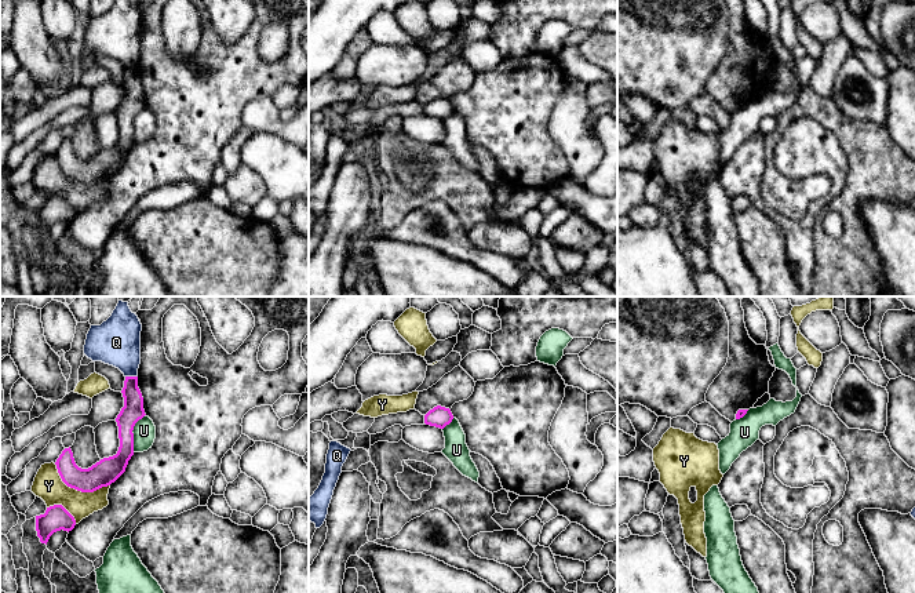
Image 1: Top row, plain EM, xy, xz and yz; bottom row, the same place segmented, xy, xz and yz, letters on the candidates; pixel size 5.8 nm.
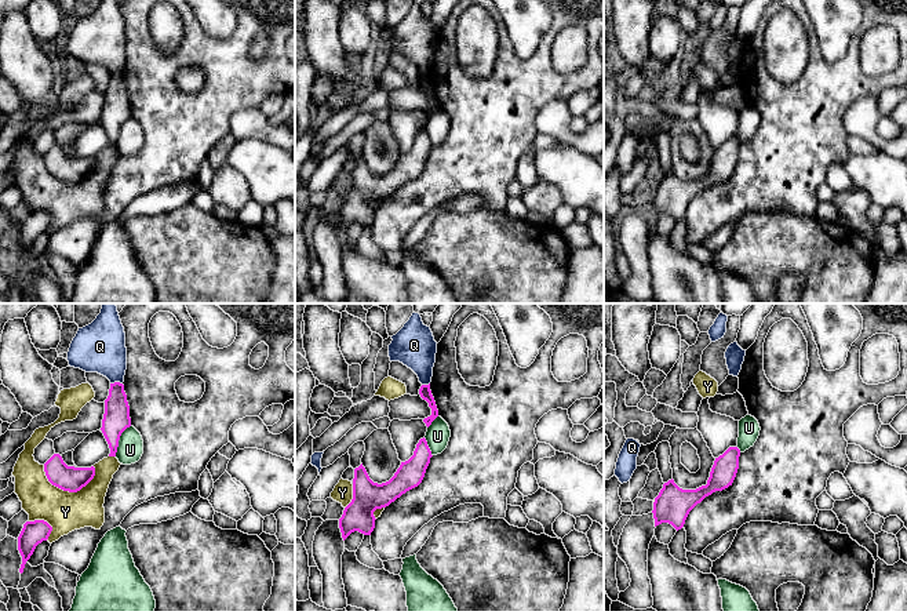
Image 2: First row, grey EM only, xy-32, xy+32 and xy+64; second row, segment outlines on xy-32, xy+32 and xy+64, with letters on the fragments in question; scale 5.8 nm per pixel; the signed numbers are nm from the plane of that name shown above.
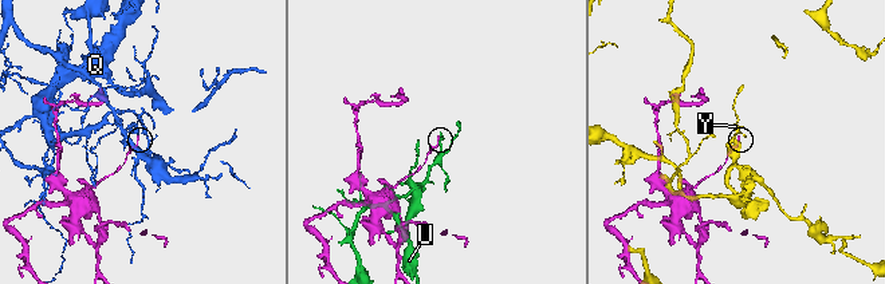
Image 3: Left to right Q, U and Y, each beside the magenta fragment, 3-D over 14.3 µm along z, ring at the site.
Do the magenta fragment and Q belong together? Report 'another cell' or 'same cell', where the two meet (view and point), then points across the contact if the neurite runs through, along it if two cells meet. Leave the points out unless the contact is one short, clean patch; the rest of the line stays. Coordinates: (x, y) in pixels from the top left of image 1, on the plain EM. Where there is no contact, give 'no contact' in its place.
another cell; meets magenta in xy at (131, 68); border along xy (126, 66), (137, 68)

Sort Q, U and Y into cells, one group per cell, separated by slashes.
Q / U / Y

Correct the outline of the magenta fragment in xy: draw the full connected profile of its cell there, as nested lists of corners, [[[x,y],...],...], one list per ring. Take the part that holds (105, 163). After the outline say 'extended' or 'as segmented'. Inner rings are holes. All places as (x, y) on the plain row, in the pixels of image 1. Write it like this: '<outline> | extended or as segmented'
[[[125,68],[121,81],[124,98],[116,109],[120,138],[116,146],[103,149],[88,160],[76,156],[73,143],[65,139],[55,156],[62,172],[77,182],[94,183],[114,174],[124,163],[134,146],[134,117],[146,105],[143,88],[138,79],[138,68]]] | as segmented

